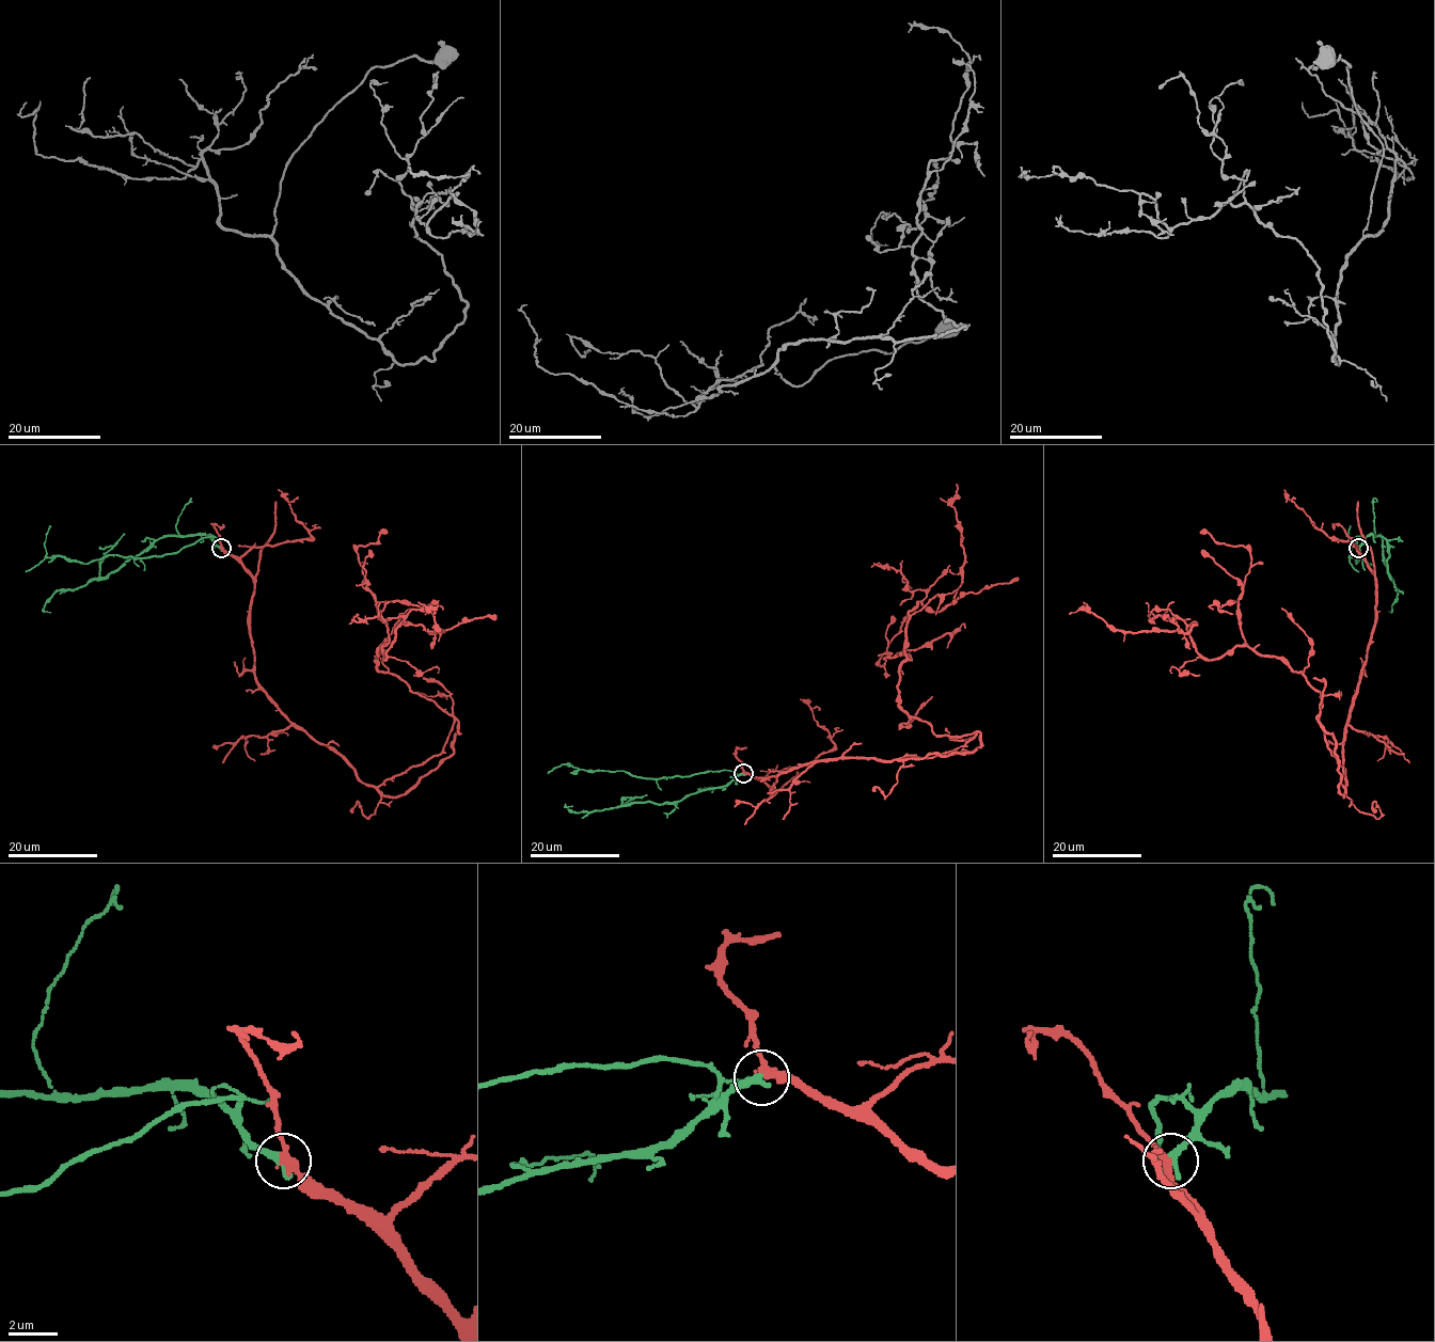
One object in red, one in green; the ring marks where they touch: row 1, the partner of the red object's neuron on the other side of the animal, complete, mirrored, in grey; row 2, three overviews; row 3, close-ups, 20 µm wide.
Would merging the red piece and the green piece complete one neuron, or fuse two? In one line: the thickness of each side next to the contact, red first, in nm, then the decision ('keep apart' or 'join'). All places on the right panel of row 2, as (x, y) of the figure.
calibres 280 and 360 nm; join

